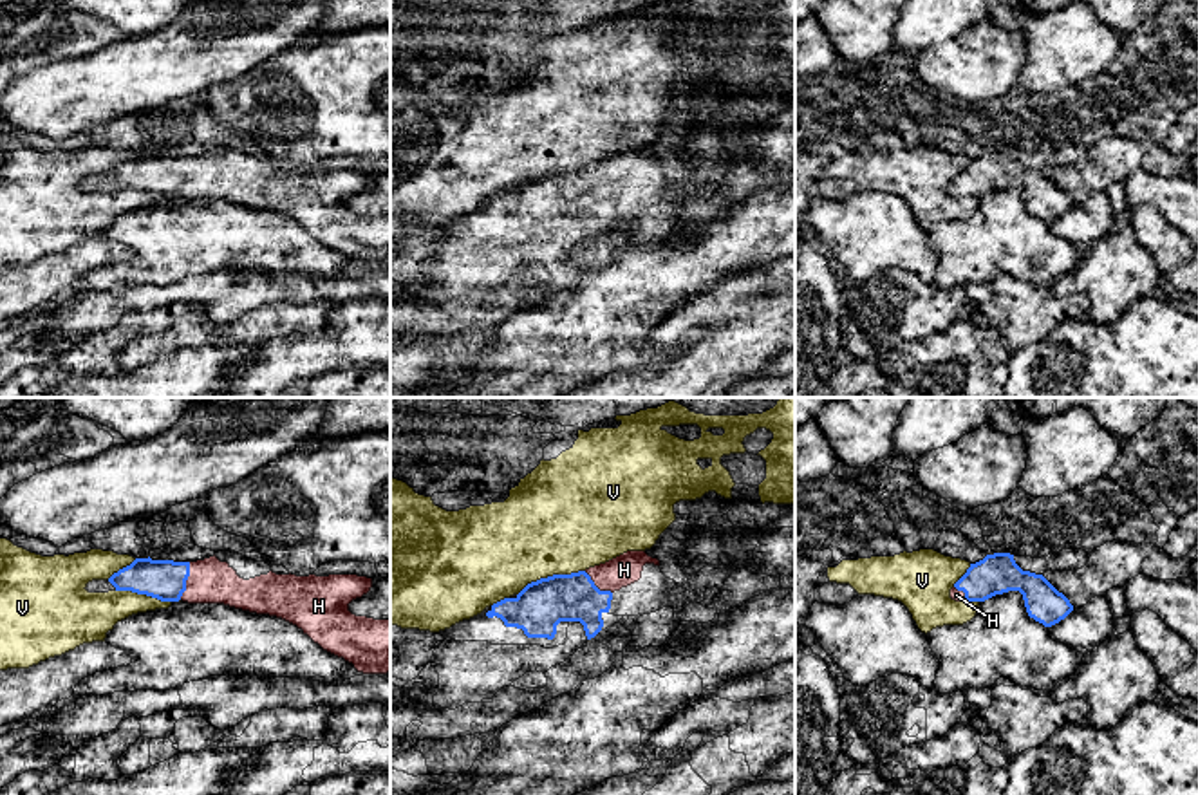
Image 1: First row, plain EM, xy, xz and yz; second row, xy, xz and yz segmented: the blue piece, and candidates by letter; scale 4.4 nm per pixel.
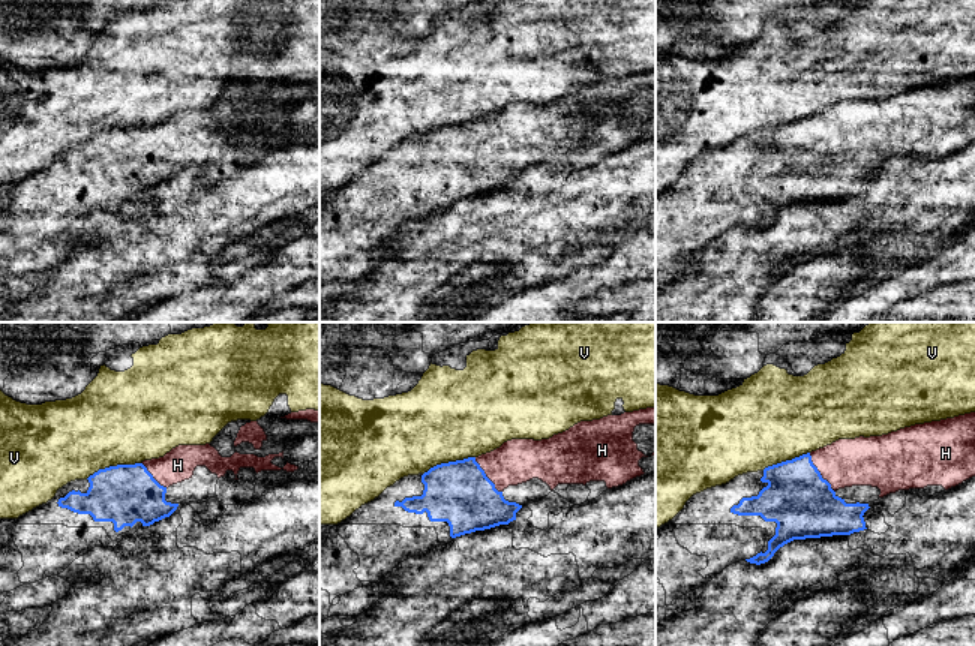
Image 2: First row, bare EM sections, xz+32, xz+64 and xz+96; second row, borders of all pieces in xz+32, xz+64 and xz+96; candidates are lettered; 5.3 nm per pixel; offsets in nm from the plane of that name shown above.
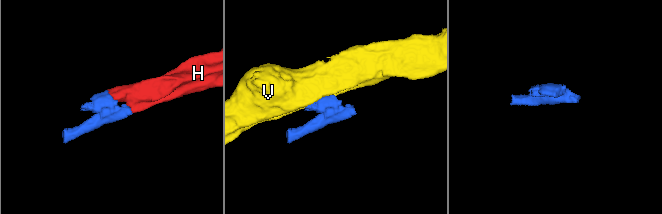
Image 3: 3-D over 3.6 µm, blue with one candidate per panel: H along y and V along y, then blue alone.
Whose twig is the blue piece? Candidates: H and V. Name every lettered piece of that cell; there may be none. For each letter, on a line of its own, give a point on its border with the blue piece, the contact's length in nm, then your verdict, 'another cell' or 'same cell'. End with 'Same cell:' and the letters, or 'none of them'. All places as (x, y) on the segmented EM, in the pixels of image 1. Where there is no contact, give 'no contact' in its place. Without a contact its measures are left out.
H: xy (187, 579) | 180 nm | same cell
V: xz (550, 577) | 320 nm | another cell
Same cell: H

